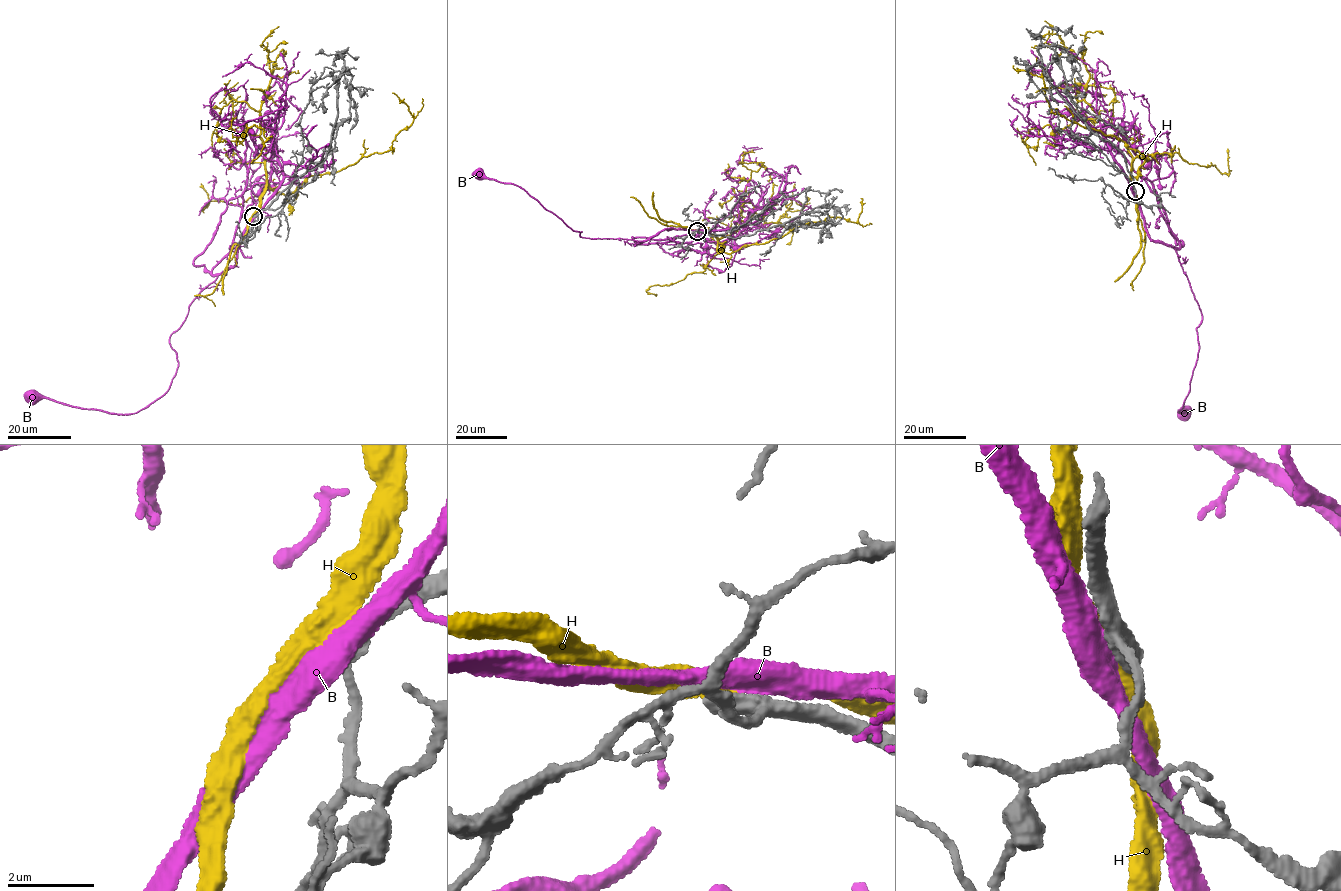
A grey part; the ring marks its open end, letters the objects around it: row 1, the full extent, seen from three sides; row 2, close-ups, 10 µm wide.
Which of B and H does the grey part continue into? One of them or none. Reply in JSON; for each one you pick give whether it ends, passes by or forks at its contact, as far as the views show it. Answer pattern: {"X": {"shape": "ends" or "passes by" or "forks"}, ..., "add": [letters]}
{"add": []}

